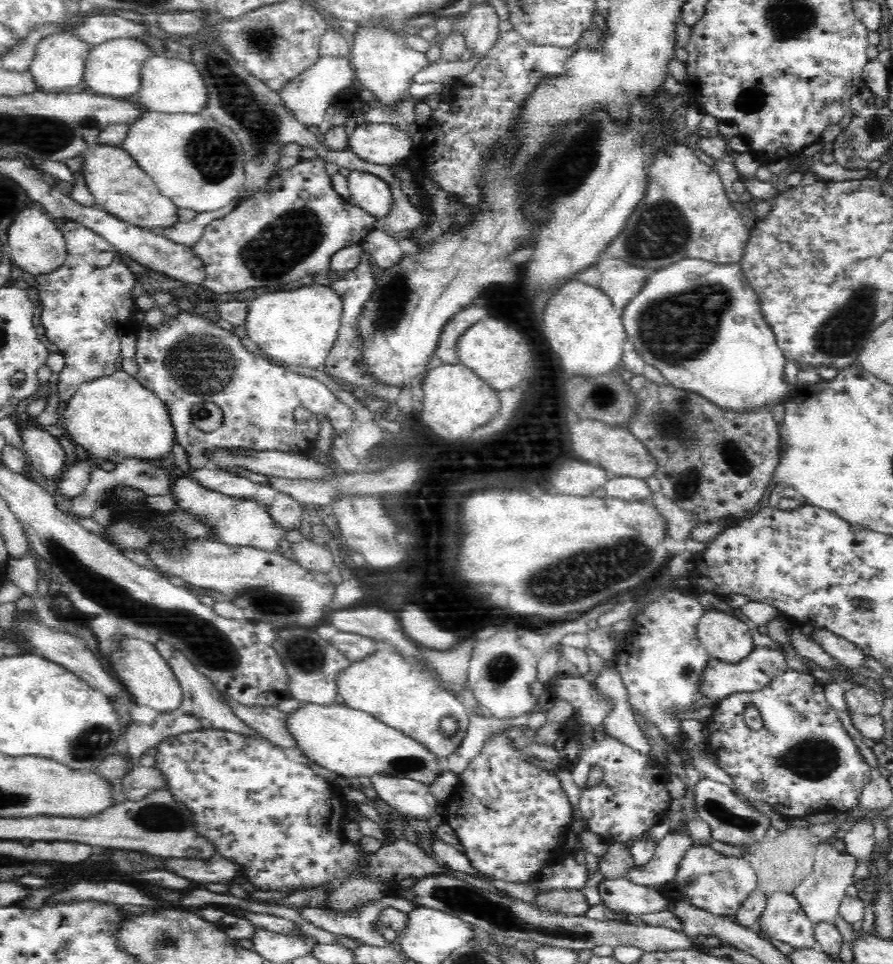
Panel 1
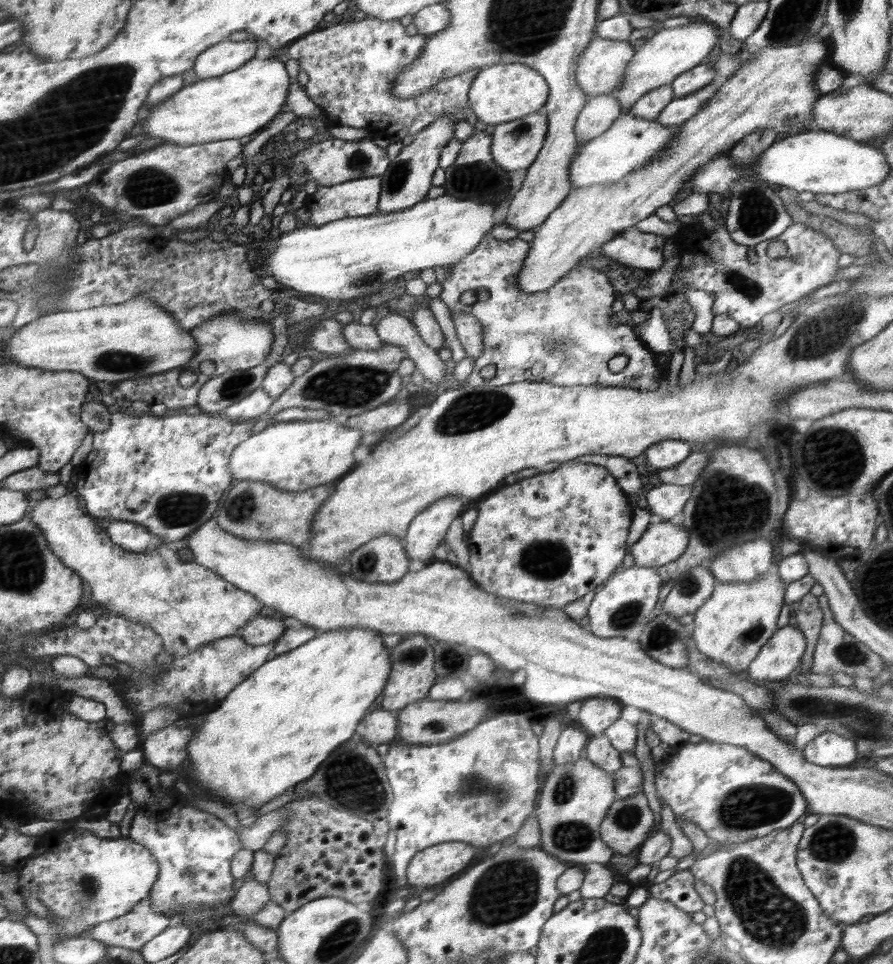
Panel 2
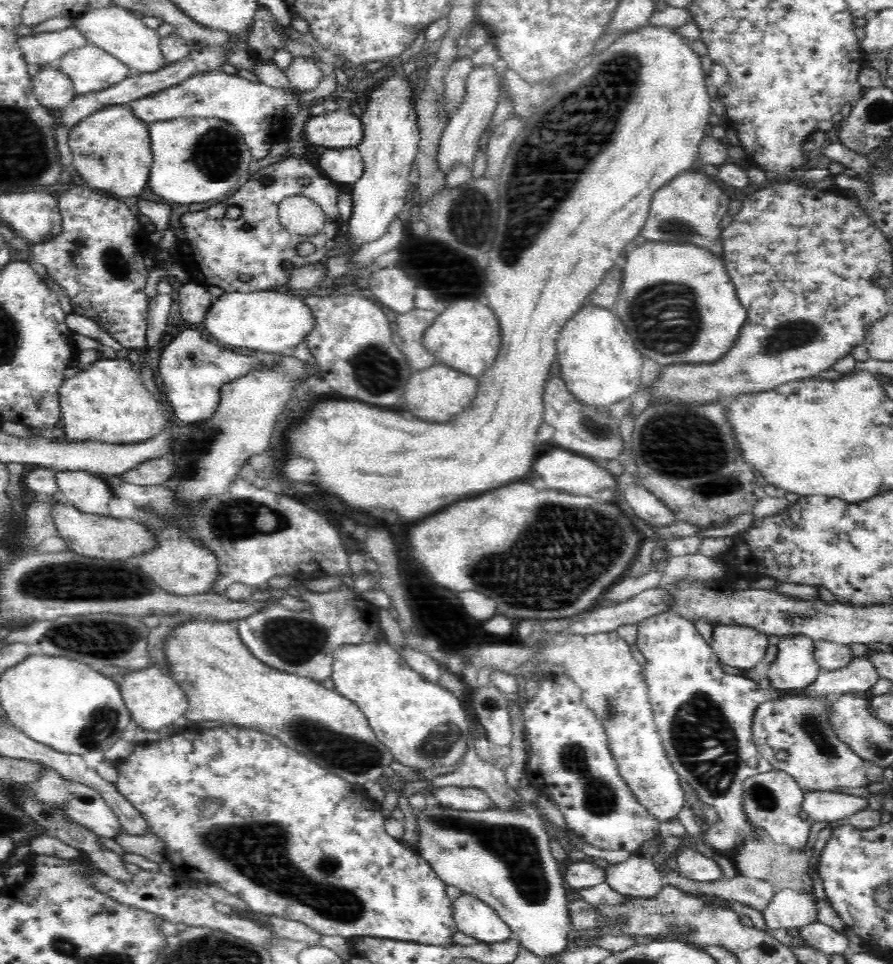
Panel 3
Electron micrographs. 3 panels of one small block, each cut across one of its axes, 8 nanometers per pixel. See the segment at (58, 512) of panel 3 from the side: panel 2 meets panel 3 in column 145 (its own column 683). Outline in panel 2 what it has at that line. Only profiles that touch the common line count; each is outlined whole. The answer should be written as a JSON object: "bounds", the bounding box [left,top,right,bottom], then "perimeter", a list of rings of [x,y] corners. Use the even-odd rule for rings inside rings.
{"bounds":[630,521,689,567],"perimeter":[[[670,521],[650,523],[640,540],[630,548],[634,565],[659,567],[676,561],[688,548],[689,537],[684,525],[675,526]]]}

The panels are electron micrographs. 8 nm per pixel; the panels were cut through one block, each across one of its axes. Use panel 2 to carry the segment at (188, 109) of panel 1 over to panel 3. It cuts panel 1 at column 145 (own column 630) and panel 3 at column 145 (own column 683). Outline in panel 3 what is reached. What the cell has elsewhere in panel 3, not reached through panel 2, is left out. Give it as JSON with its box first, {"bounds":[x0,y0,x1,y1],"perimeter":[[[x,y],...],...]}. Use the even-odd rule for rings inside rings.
{"bounds":[73,6,169,73],"perimeter":[[[106,6],[106,8],[85,10],[73,18],[73,27],[80,30],[90,43],[98,45],[138,73],[158,73],[169,63],[164,59],[160,48],[161,37],[157,31],[147,28],[141,20],[125,8]]]}

